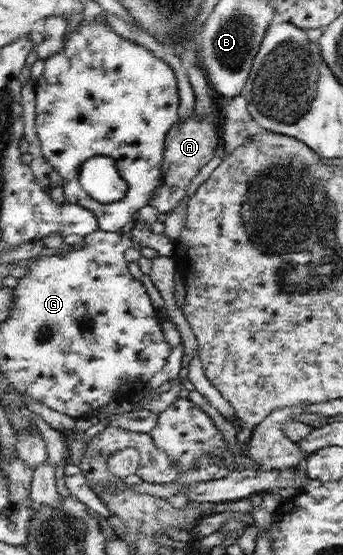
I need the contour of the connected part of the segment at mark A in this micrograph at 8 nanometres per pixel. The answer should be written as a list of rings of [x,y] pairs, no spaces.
[[[192,116],[186,122],[177,122],[172,126],[165,142],[162,184],[151,197],[150,206],[156,208],[158,212],[167,213],[180,202],[192,178],[213,160],[215,151],[220,149],[220,140],[216,138],[216,134],[216,119],[200,123]]]

